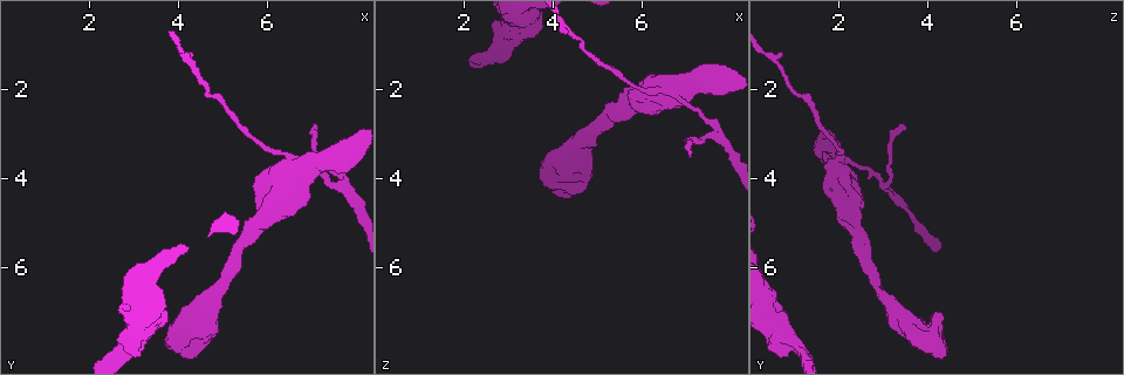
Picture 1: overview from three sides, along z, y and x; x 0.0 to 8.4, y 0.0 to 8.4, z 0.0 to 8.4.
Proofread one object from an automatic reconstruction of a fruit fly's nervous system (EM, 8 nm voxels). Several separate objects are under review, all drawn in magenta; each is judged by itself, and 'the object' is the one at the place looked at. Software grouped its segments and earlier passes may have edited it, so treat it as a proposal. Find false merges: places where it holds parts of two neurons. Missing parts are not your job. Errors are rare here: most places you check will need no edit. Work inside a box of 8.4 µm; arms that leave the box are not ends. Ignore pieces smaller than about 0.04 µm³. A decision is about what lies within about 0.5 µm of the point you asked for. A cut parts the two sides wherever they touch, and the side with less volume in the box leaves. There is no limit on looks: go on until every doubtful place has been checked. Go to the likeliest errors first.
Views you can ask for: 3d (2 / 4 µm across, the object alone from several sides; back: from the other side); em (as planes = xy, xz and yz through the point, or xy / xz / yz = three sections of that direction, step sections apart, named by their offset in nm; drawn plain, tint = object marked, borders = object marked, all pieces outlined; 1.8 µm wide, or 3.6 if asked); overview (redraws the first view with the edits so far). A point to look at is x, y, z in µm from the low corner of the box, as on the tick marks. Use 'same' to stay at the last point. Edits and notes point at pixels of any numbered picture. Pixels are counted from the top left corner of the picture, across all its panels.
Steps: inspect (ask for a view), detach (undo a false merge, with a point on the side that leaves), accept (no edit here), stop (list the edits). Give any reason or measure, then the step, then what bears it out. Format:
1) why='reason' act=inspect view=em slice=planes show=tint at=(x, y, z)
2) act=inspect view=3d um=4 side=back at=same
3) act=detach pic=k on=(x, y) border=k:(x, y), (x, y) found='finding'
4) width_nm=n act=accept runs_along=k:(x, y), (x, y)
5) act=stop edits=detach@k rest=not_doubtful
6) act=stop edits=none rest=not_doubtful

why='four-way junction' act=inspect view=3d um=4 at=(6.65, 3.85, 2.05)

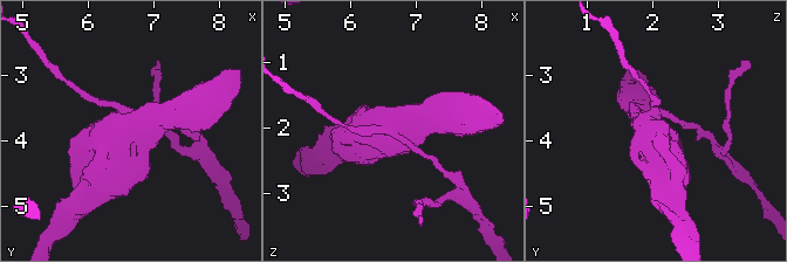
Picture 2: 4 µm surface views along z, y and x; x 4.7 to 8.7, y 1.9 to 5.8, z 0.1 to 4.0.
why='now the EM' act=inspect view=em um=3.6 slice=xz step=16 show=tint at=(6.65, 3.85, 2.10)

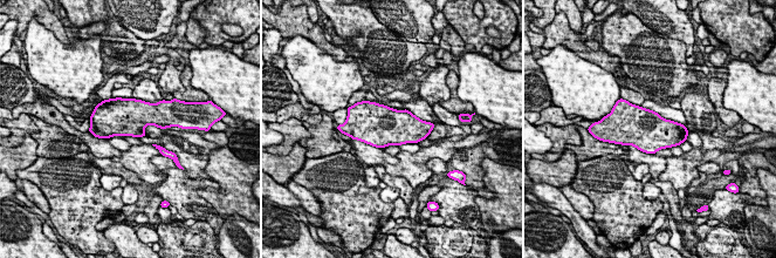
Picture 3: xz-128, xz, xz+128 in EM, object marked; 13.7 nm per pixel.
act=inspect view=em um=3.6 slice=planes show=tint at=same

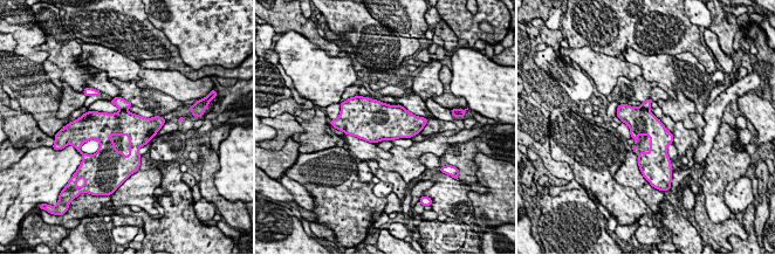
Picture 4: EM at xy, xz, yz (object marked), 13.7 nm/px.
act=detach pic=4 on=(646, 104) border=4:(640, 105), (647, 110) found='a second neuron is stuck on'

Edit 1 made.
why='see it whole again' act=inspect view=overview

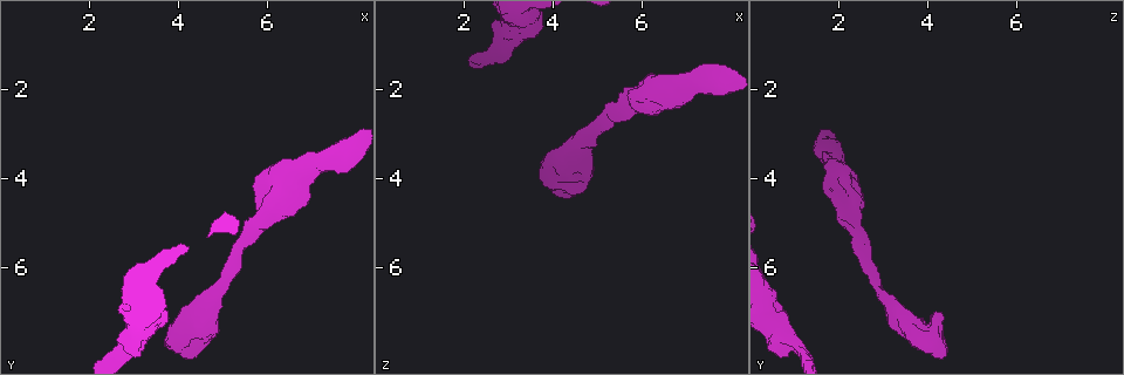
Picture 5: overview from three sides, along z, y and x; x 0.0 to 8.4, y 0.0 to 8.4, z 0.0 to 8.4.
why='calibre changes' act=inspect view=em um=3.6 slice=yz step=8 show=tint at=(3.10, 7.50, 0.75)

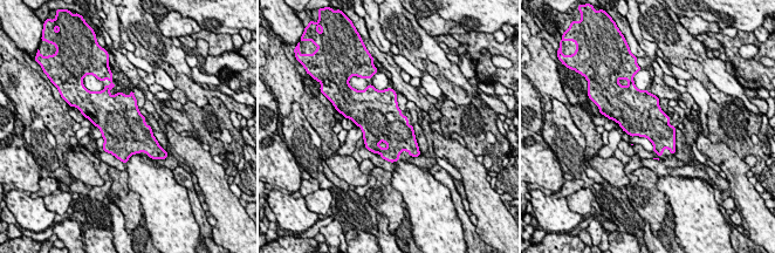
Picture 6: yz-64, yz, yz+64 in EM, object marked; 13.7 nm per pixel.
act=inspect view=em um=3.6 slice=planes show=tint at=same

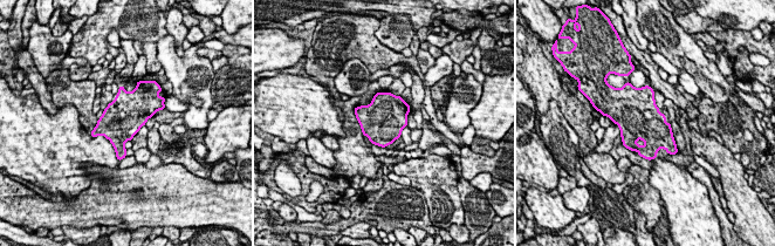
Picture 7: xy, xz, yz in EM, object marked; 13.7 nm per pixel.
width_nm=550 act=accept found='one neuron here'

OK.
why='sharp bend' act=inspect view=em um=3.6 slice=yz step=16 show=tint at=(6.05, 4.65, 2.30)

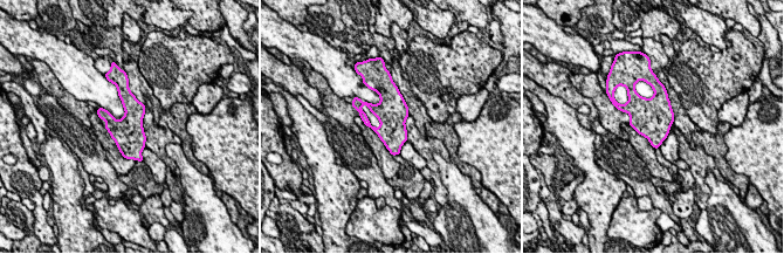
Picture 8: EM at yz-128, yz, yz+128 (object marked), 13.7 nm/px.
why='cut it another way' act=inspect view=em um=3.6 slice=planes show=tint at=same

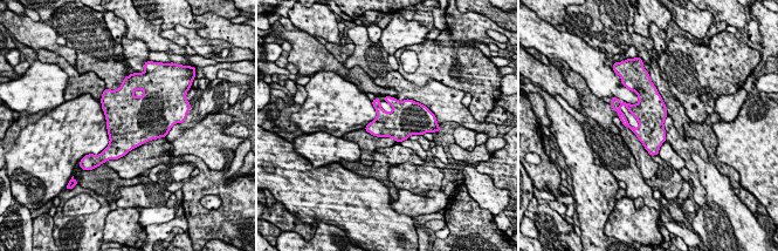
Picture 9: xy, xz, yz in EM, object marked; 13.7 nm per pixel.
width_nm=420 act=accept found='continuous, no second neuron'

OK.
why='abrupt turn' act=inspect view=em slice=planes show=tint at=(4.20, 7.50, 3.90)

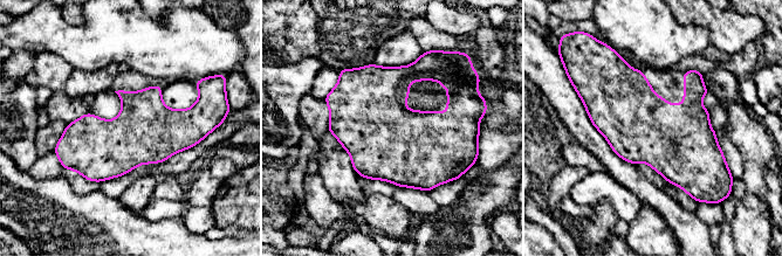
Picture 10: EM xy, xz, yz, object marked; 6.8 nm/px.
act=accept found='continuous, no second neuron'

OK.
act=stop edits=detach@4 rest=not_doubtful

